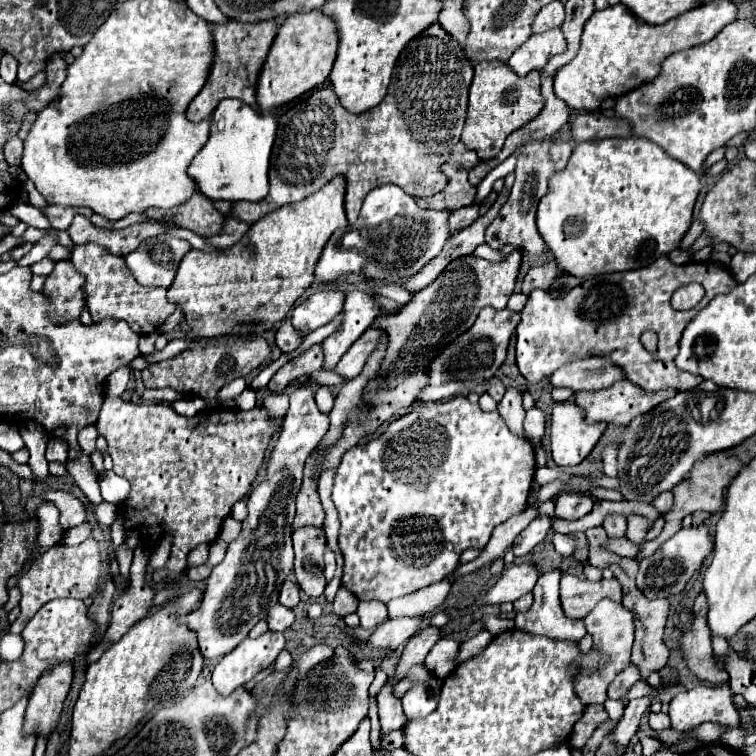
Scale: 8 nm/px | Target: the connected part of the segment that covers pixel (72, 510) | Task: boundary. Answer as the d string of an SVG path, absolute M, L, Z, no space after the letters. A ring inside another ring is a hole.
M52 490L42 494L44 500L50 500L60 510L60 522L64 528L80 526L86 520L86 506L68 490Z

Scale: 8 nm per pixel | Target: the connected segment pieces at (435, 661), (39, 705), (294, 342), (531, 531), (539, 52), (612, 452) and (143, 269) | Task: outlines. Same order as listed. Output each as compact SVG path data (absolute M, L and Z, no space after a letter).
M440 638L426 656L428 670L434 676L438 676L440 680L444 680L444 676L448 676L448 672L452 672L452 668L456 668L458 648L460 648L460 644L456 640Z
M66 660L50 670L46 670L30 696L26 720L24 720L24 734L36 732L38 736L50 736L50 732L56 728L62 702L70 690L74 676L74 666Z
M284 320L282 326L276 332L276 346L282 352L290 352L290 350L294 350L300 344L300 340L302 340L302 336L298 332L294 332L290 320Z
M537 516L514 540L514 546L512 546L514 556L526 556L536 544L540 544L545 539L546 530L550 530L550 526L552 526L550 516Z
M550 28L546 32L532 34L520 48L516 48L508 60L508 66L520 76L526 76L530 70L542 70L550 56L562 52L566 52L562 30Z
M610 442L604 448L602 462L604 462L604 474L606 476L618 476L618 452L620 452L620 442Z
M160 234L144 240L144 244L126 254L124 260L140 284L168 288L176 276L182 256L190 248L192 246L186 240Z

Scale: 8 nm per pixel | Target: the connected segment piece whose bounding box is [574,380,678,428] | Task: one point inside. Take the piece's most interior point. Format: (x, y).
(621, 403)

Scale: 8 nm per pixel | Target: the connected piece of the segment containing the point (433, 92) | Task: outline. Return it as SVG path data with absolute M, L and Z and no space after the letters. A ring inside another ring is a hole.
M434 22L424 32L420 32L414 40L410 40L408 46L402 50L394 66L388 92L376 108L370 108L362 114L352 114L340 104L338 98L334 102L332 88L312 90L304 100L296 102L292 108L288 108L280 116L278 136L272 150L272 154L276 154L276 158L272 158L272 164L276 164L276 168L270 168L268 196L260 202L244 202L244 200L232 202L230 216L244 220L246 224L252 224L264 214L284 204L298 202L304 196L316 192L336 174L346 176L346 184L348 184L346 186L346 216L350 224L356 222L364 196L380 184L392 182L410 196L434 196L446 184L444 174L440 172L440 164L448 158L456 140L460 140L472 76L474 76L472 64L464 56L464 50L460 48L460 44L438 22Z

